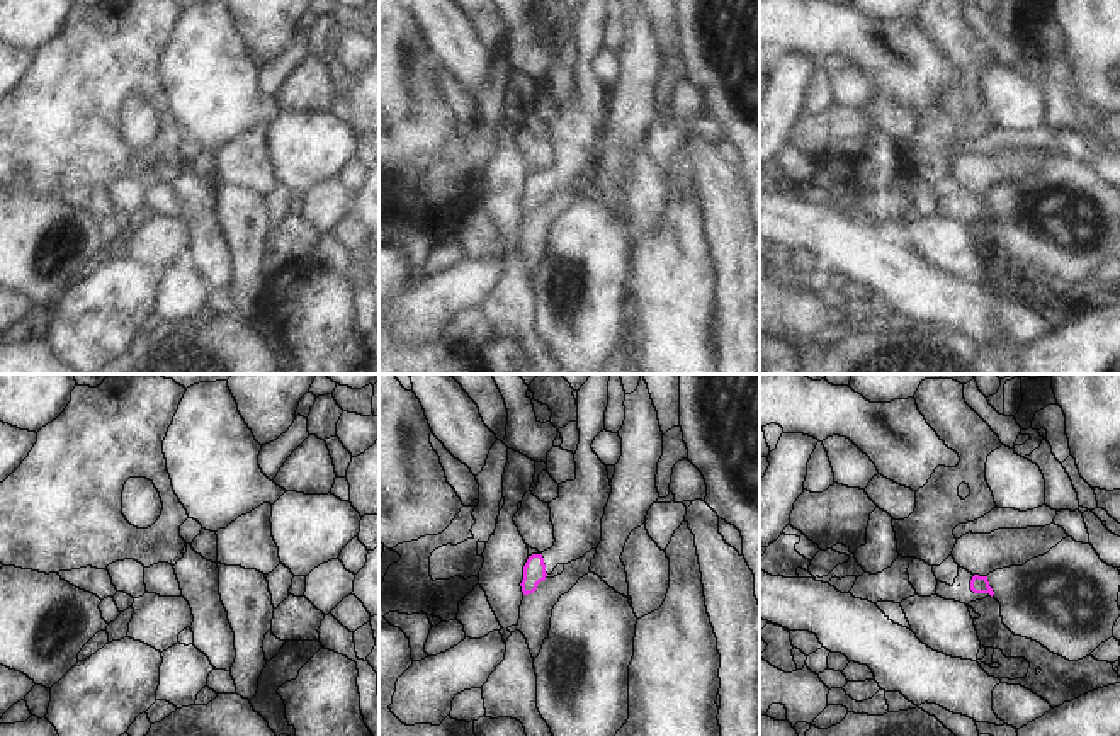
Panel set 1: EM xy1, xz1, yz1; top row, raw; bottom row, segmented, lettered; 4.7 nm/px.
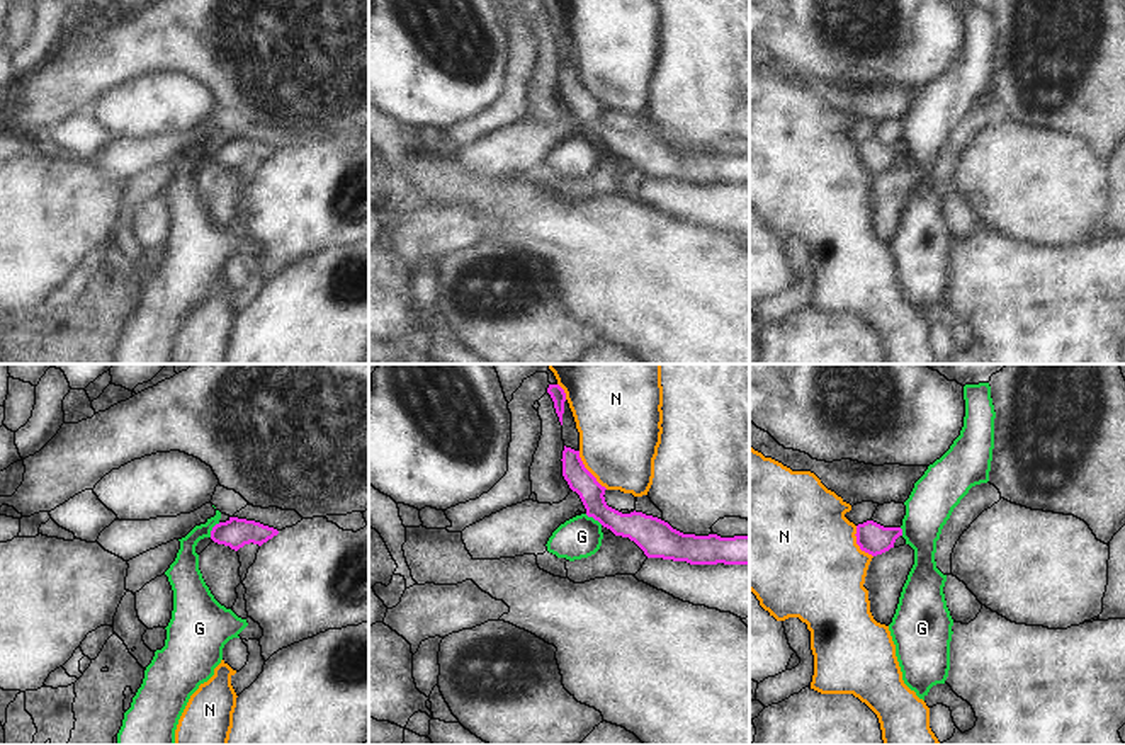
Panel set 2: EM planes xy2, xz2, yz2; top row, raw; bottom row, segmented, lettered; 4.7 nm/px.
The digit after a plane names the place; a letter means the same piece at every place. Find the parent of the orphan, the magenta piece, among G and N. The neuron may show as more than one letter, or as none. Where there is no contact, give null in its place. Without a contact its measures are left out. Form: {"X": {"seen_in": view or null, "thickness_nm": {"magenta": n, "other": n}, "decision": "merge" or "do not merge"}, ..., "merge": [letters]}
{"G": {"seen_in": "xy2", "thickness_nm": {"magenta": 140, "other": 150}, "decision": "do not merge"}, "N": {"seen_in": "xz2", "thickness_nm": {"magenta": 120, "other": 380}, "decision": "do not merge"}, "merge": []}

